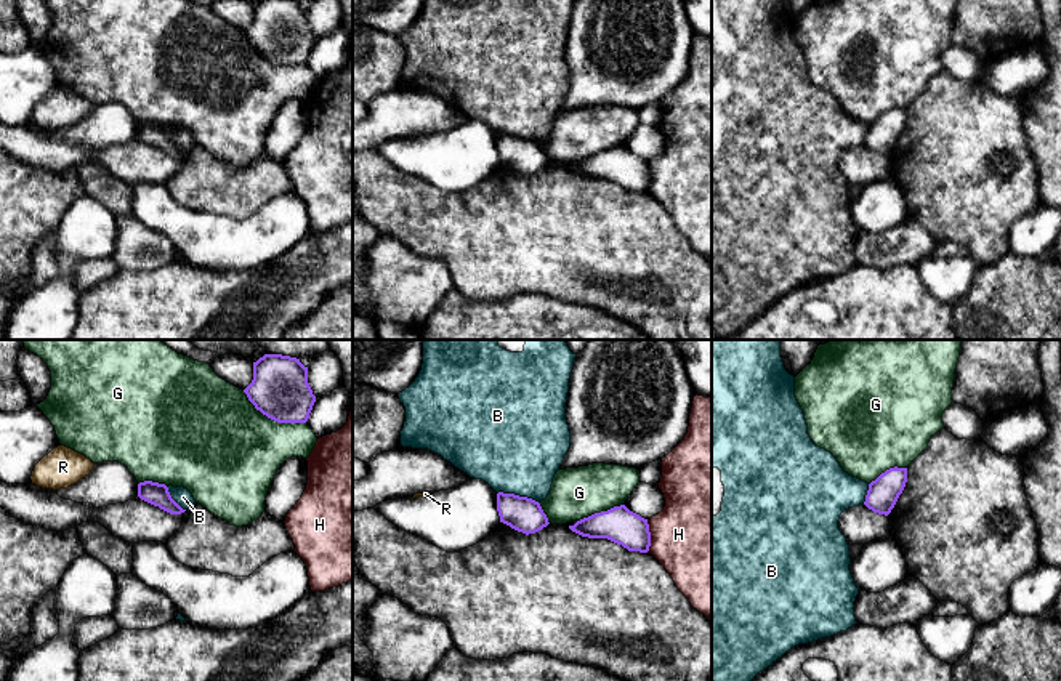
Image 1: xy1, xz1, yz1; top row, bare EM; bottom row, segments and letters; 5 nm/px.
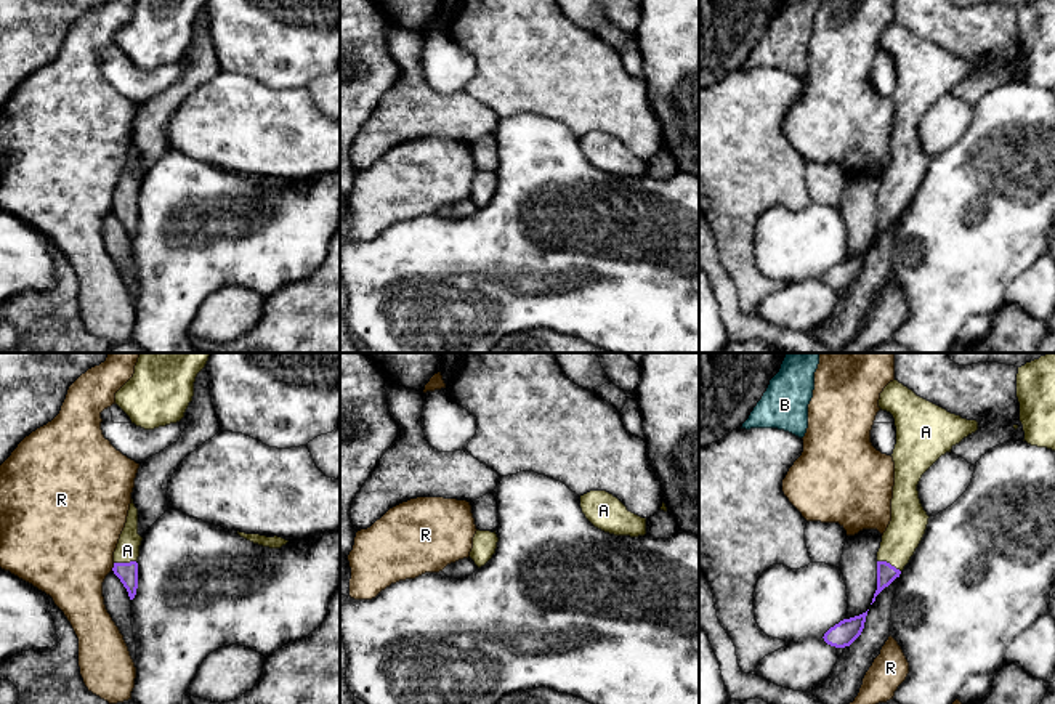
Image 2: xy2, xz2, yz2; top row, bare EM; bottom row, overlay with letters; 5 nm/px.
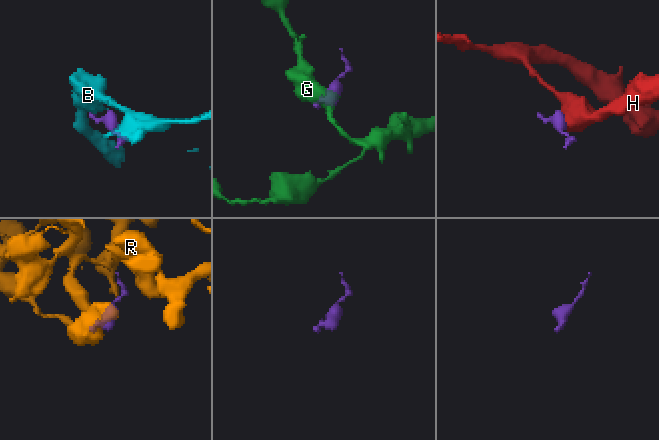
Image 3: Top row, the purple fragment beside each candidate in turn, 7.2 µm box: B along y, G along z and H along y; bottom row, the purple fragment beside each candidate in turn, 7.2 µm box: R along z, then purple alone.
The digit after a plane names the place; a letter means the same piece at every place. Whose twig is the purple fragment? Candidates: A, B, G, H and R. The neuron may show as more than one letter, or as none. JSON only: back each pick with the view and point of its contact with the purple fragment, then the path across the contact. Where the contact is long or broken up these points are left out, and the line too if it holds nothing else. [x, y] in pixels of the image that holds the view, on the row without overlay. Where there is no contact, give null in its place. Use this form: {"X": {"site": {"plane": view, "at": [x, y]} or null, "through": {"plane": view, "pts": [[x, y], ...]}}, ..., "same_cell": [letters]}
{"A": {"site": {"plane": "yz2", "at": [889, 204]}, "through": {"plane": "yz2", "pts": [[885, 214], [889, 204], [909, 161]]}}, "same_cell": ["A"]}

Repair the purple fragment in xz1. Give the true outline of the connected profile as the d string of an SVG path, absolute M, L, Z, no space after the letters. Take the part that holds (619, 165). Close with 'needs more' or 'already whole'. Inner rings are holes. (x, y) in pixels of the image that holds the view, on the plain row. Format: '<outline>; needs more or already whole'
M625 146L595 154L569 170L588 179L607 179L628 192L647 194L651 187L647 160L630 152Z; already whole

